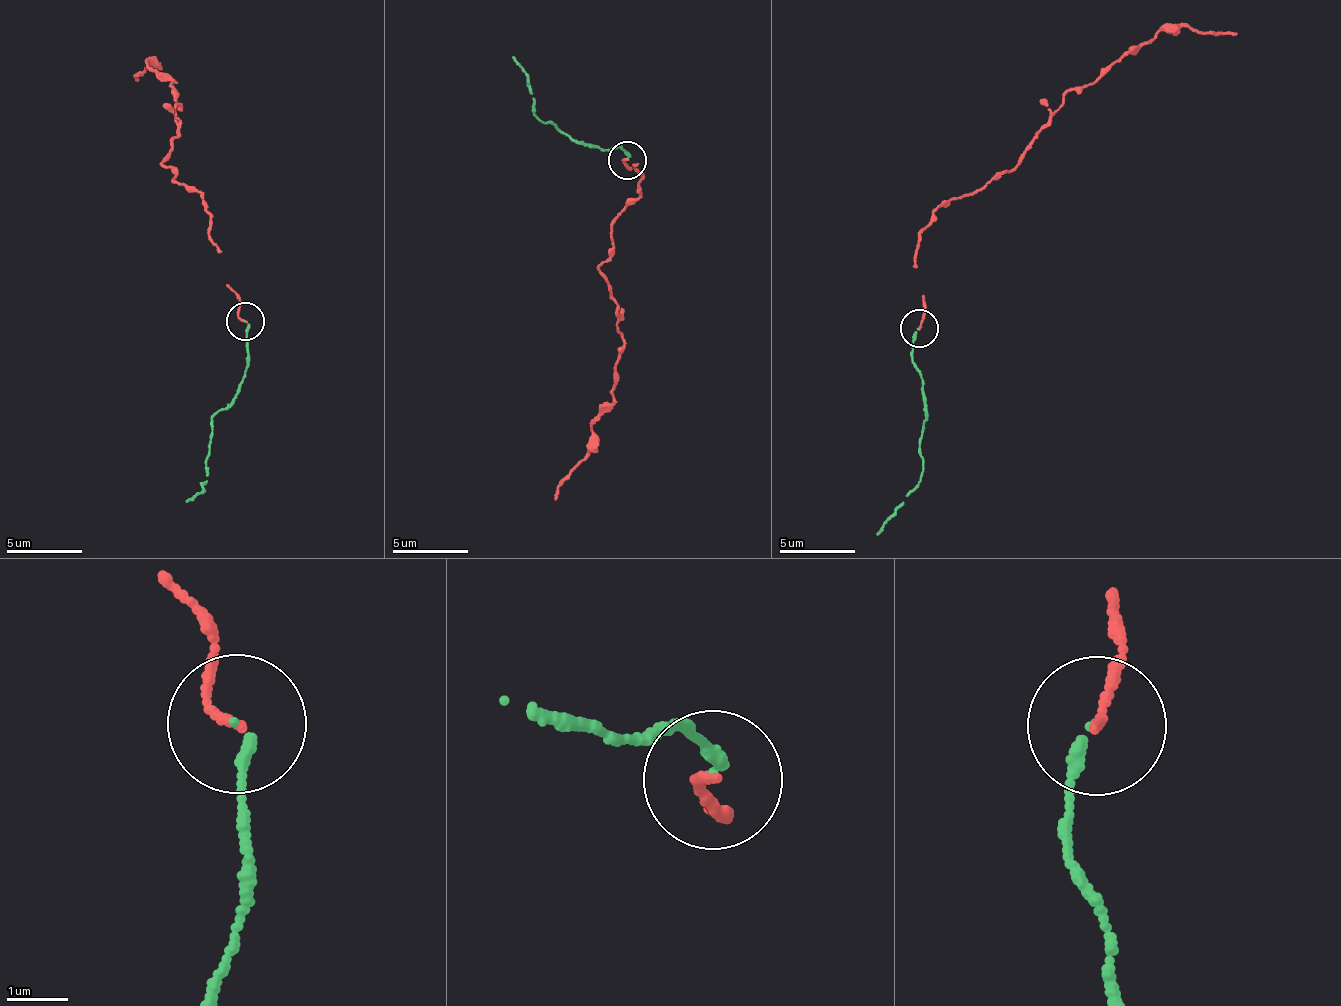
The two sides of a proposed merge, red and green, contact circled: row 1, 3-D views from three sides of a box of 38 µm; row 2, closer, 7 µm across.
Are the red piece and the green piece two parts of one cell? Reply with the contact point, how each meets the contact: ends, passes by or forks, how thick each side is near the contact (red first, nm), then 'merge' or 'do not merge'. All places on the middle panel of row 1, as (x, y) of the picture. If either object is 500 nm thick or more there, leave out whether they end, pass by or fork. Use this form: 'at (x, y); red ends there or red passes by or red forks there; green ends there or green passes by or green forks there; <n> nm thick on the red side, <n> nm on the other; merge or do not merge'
at (627, 160); red ends there; green ends there; 120 nm thick on the red side, 170 nm on the other; merge

